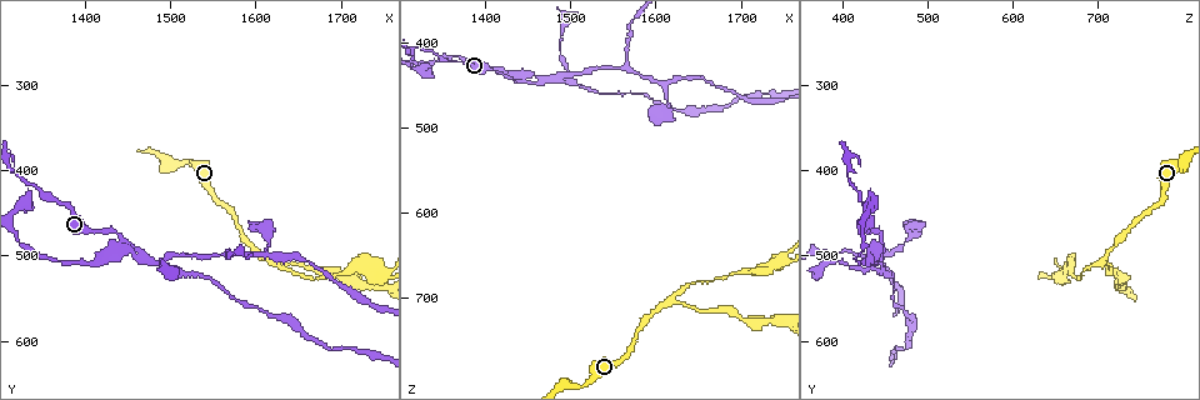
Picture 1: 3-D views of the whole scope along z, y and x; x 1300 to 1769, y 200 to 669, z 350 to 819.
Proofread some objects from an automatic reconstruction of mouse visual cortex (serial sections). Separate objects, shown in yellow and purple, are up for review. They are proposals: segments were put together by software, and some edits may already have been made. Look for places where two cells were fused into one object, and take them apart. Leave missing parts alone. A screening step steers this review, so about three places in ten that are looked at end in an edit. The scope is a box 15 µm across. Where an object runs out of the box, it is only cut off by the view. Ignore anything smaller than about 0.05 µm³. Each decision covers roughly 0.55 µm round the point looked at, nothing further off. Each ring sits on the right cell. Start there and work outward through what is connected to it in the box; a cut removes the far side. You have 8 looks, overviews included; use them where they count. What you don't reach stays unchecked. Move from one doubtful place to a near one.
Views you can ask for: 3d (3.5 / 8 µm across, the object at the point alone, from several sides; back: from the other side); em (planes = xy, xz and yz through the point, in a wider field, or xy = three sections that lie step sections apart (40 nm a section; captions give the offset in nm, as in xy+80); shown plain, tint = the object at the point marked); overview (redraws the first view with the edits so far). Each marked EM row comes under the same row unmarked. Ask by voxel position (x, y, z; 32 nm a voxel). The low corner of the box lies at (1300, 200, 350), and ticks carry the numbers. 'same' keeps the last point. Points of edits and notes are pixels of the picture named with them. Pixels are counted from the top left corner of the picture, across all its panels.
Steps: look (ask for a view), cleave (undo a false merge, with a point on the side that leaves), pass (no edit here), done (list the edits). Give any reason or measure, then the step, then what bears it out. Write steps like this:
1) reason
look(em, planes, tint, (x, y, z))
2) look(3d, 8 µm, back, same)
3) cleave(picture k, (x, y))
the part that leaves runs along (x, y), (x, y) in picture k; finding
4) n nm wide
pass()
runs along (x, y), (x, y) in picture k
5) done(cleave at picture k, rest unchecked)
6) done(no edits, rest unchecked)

sudden change in width
look(em, planes, tint, (1630, 575, 480))

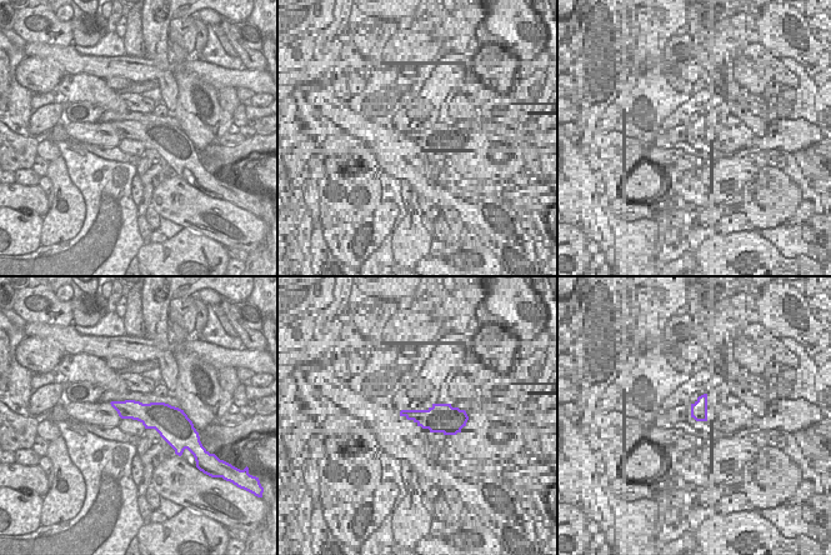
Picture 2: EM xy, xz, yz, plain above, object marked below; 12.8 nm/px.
look(3d, 3.5 µm, same)

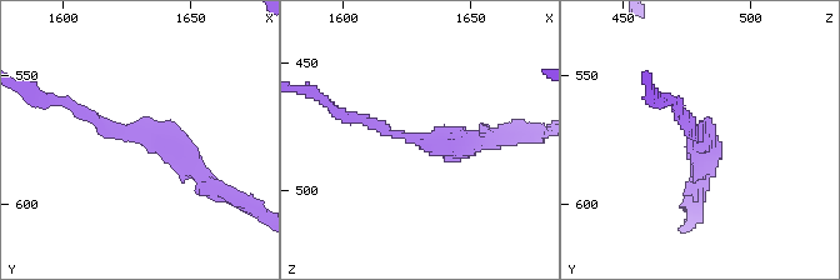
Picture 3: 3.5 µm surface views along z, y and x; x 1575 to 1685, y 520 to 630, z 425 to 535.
pass()
runs along (69, 103), (169, 141), (210, 184) in picture 3; all the same cell

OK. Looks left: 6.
three arms meet
look(3d, 3.5 µm, (1615, 505, 705))

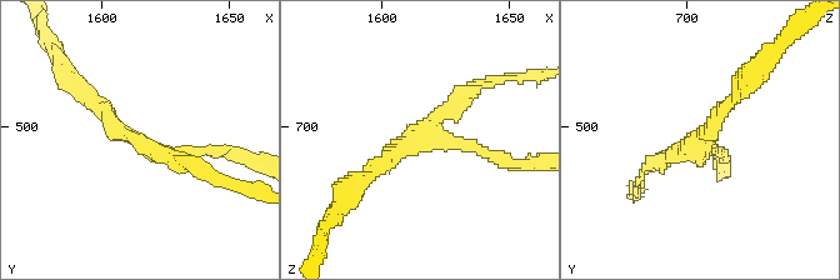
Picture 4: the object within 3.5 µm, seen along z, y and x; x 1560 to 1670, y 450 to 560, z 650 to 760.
3 arms; arms of 150, 200, 200 nm; now the EM
look(em, planes, tint, (1612, 504, 704))

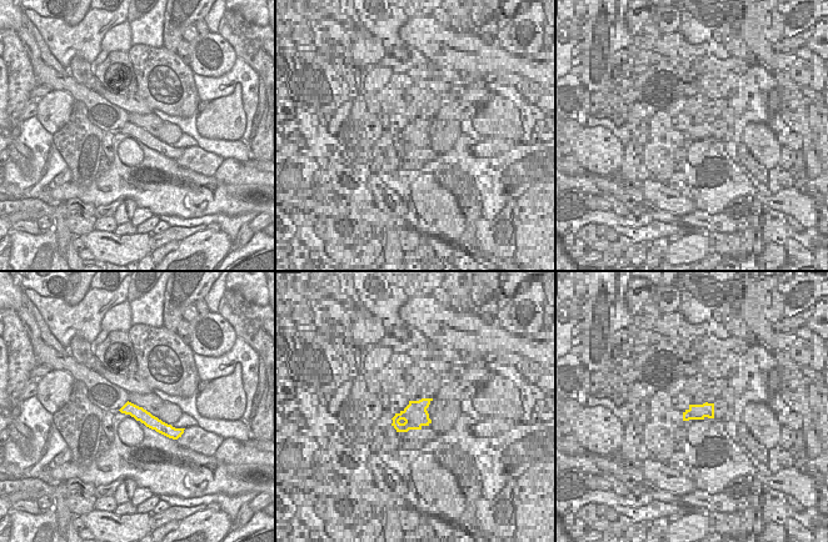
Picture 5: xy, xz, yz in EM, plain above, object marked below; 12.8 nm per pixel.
pass()
runs along (124, 410), (133, 410), (169, 431) in picture 5; one cell here

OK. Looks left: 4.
three-way junction
look(3d, 3.5 µm, (1745, 525, 655))

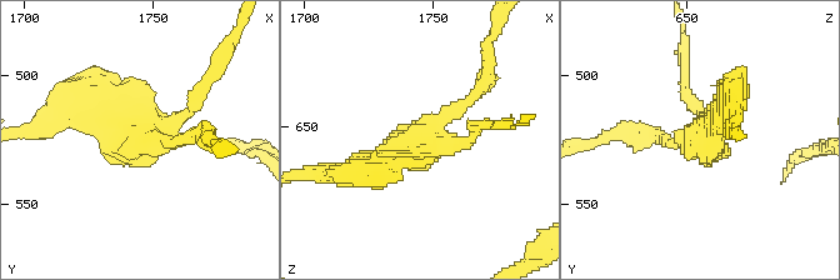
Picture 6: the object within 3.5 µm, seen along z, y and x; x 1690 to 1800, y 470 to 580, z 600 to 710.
pass()
runs along (361, 170), (419, 141), (476, 93), (476, 78) in picture 6; all the same cell

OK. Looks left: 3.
done(no edits, rest unchecked)

